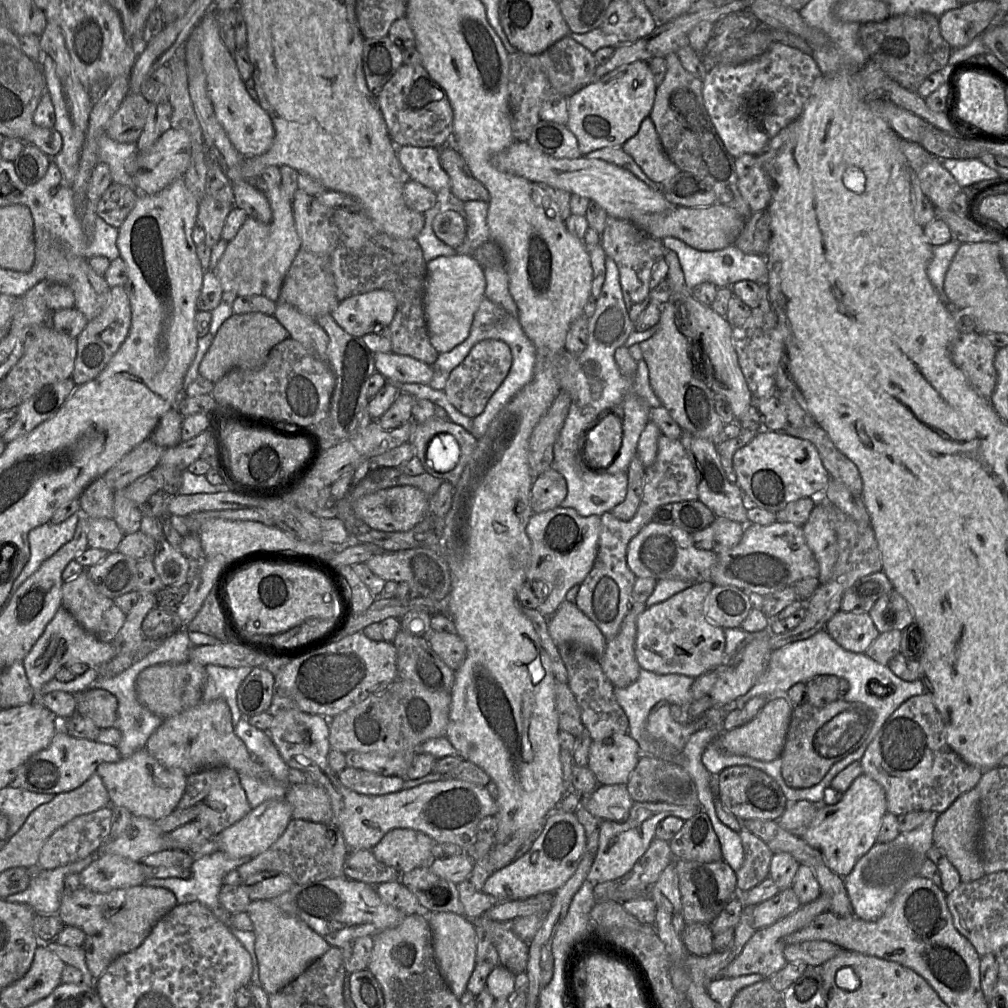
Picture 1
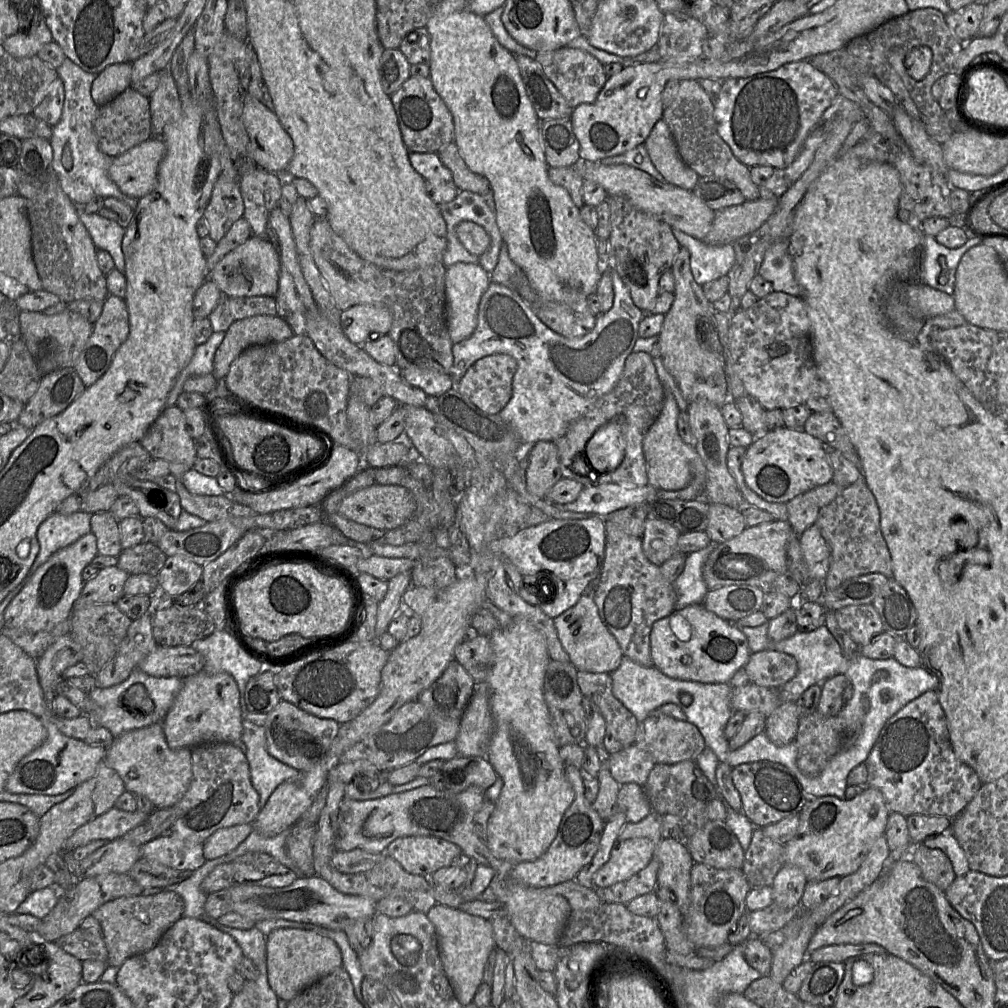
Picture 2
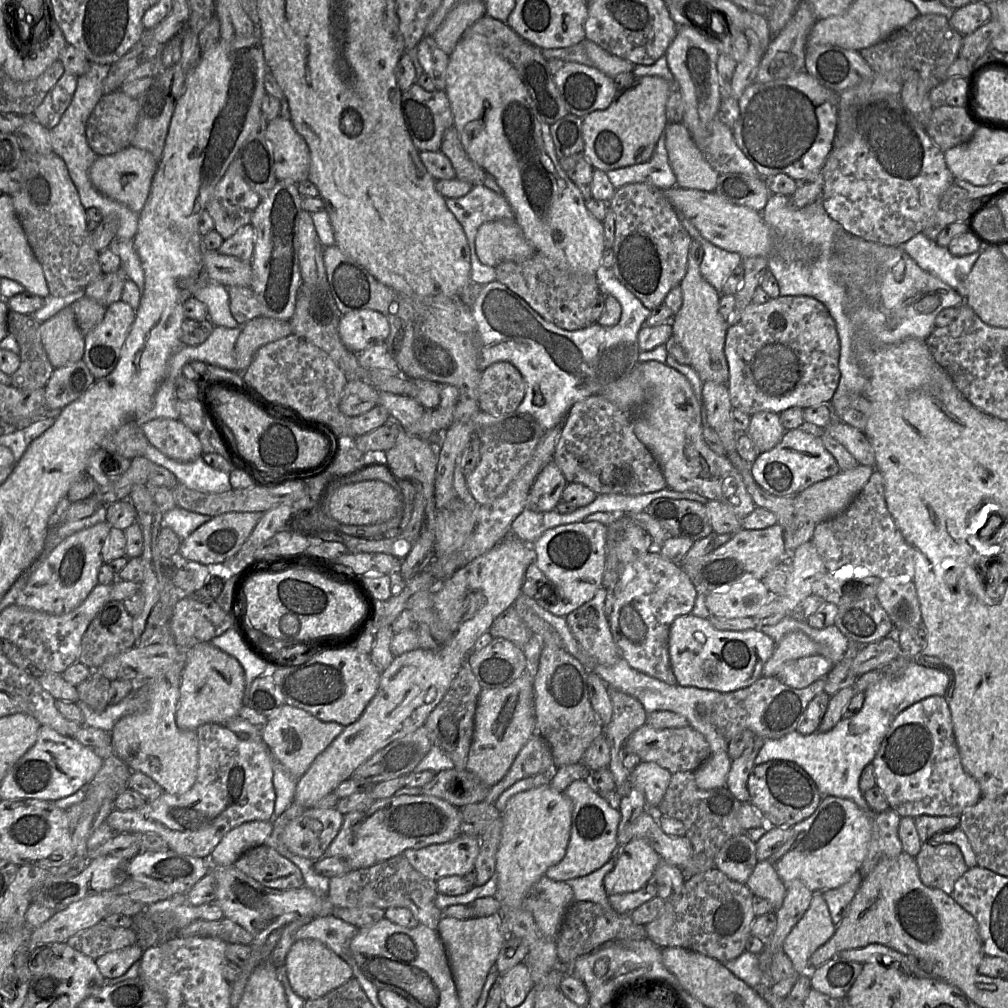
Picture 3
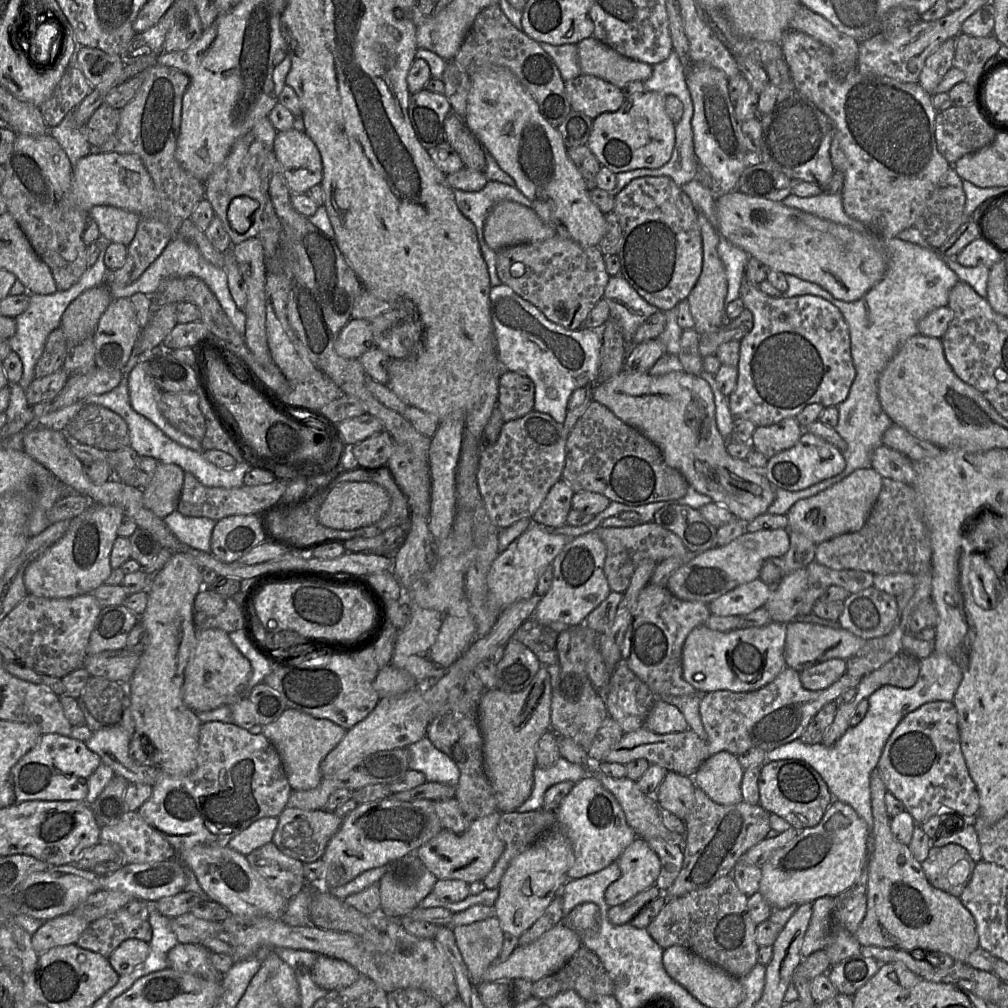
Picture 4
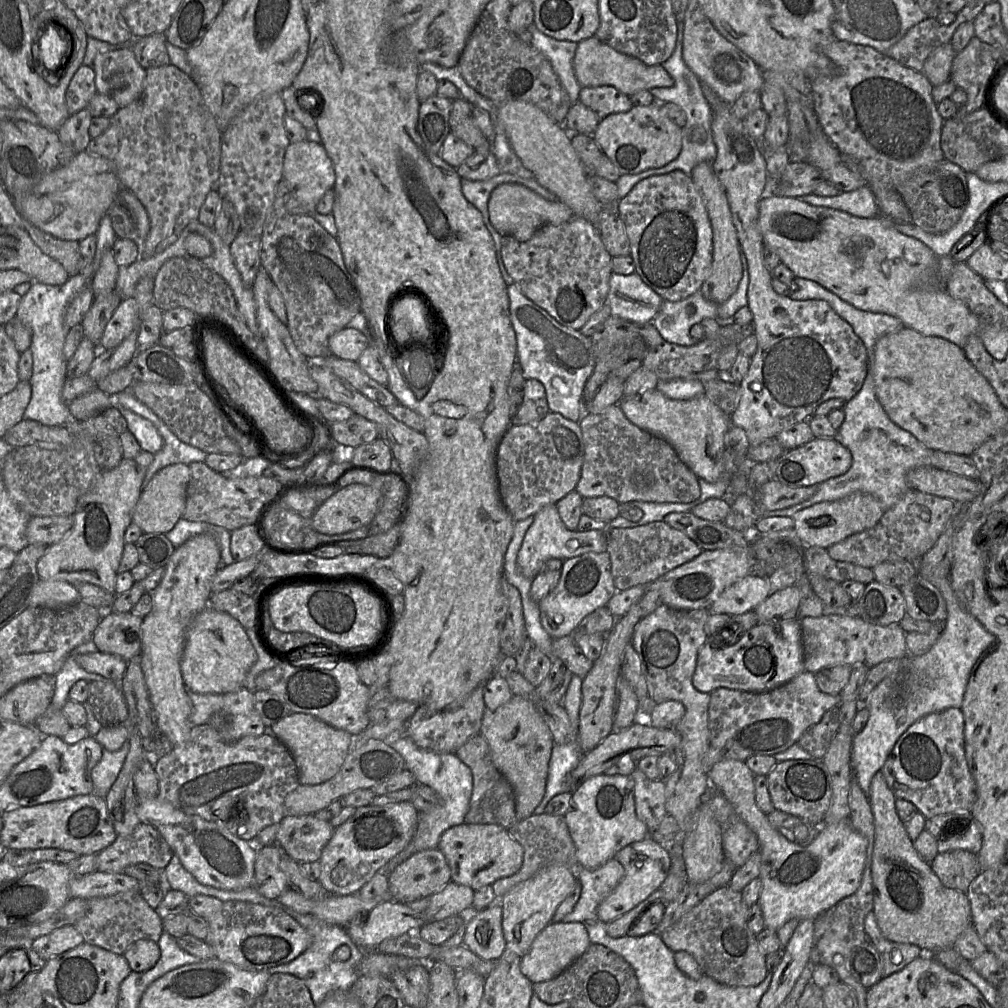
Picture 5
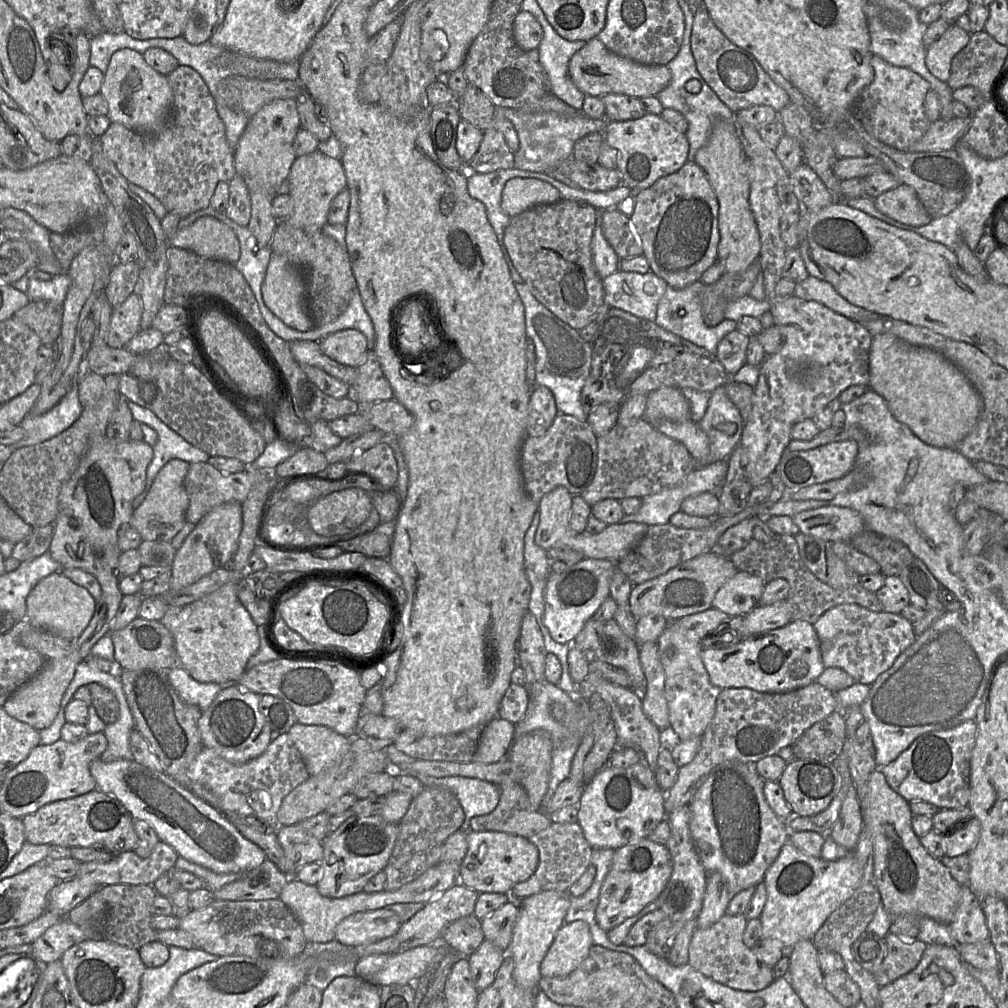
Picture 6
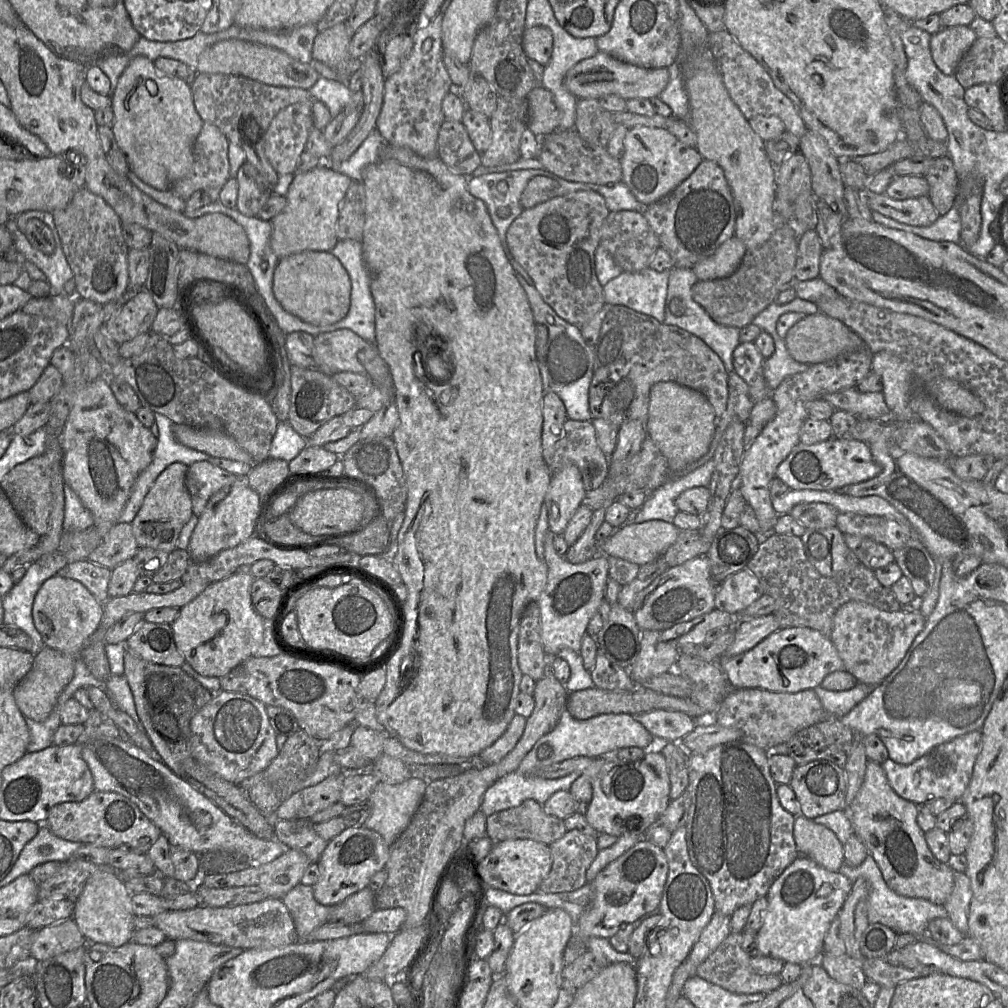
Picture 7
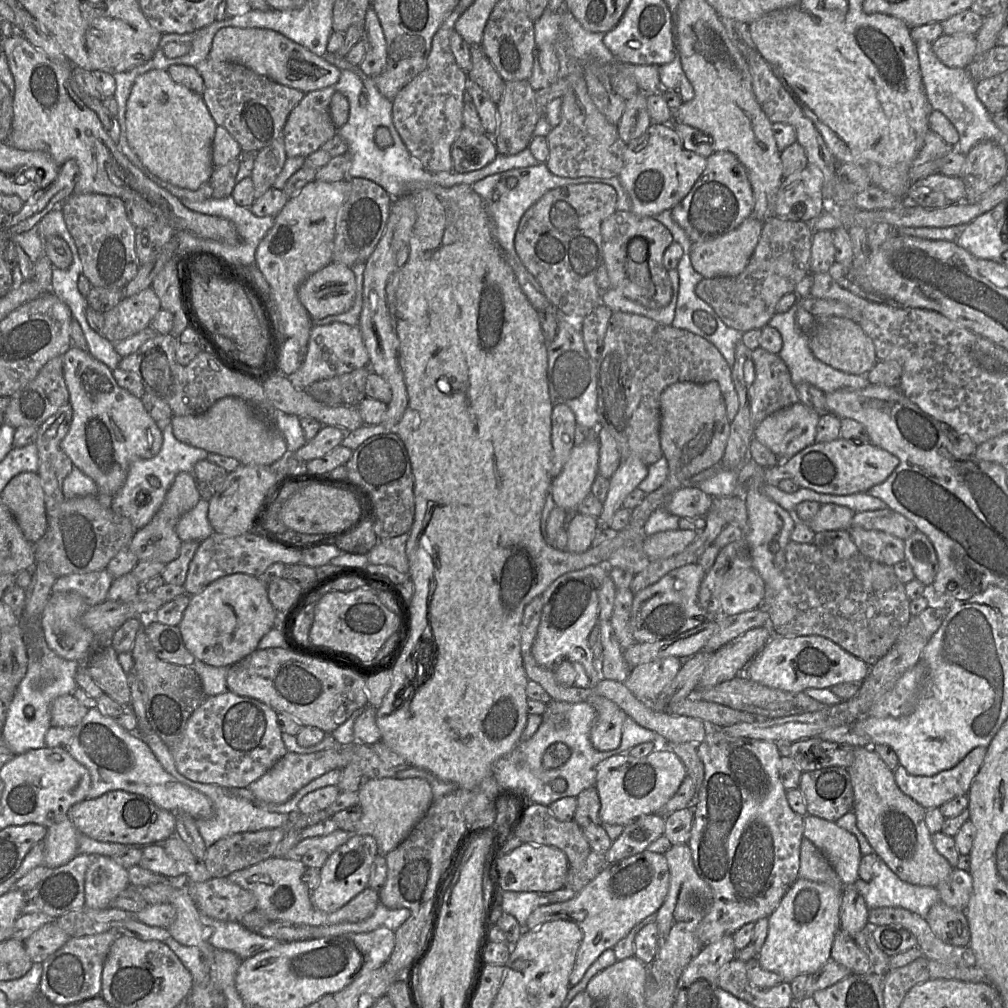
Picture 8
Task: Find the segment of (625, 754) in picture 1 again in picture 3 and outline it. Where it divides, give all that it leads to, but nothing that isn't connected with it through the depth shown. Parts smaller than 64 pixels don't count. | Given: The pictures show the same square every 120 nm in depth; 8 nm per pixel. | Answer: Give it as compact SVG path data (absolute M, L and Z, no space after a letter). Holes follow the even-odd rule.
M641 761L628 772L630 787L639 790L650 807L656 807L662 801L669 785L672 773L654 762Z

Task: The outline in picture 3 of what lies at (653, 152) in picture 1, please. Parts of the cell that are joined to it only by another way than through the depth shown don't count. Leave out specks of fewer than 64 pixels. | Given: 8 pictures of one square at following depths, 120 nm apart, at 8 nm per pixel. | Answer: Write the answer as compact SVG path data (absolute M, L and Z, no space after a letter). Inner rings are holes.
M669 122L663 135L665 137L669 164L677 179L676 186L697 189L704 192L714 192L719 173L707 162L686 126L682 123Z

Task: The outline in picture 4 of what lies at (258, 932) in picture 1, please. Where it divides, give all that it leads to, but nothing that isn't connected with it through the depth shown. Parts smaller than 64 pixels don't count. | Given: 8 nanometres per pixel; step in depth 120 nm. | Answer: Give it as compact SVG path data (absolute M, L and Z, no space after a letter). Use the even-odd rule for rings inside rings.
M319 955L311 968L311 976L319 987L334 991L351 985L360 974L344 960Z

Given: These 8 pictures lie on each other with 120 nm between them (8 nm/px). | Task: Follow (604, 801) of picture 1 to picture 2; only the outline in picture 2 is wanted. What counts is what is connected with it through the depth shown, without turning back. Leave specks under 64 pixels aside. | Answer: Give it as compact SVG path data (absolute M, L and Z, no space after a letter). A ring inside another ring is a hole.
M634 783L620 785L617 810L625 814L627 823L639 822L653 811L643 788Z

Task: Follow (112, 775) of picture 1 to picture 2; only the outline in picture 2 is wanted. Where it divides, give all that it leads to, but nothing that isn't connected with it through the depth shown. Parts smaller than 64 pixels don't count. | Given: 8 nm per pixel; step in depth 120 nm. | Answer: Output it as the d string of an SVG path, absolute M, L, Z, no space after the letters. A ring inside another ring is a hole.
M163 723L132 730L114 739L108 748L104 762L115 770L123 780L126 791L150 800L155 809L170 808L178 803L187 792L192 779L192 748L171 749L163 731Z

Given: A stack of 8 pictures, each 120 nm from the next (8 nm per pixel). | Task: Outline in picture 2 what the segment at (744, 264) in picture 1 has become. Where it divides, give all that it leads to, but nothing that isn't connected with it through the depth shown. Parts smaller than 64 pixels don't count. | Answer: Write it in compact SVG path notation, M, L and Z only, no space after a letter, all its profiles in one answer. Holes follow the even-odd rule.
M672 229L680 246L690 253L691 271L700 286L728 275L736 260L731 244L711 246L679 229ZM788 239L774 243L766 251L758 275L771 283L773 292L803 299L803 290L794 275Z

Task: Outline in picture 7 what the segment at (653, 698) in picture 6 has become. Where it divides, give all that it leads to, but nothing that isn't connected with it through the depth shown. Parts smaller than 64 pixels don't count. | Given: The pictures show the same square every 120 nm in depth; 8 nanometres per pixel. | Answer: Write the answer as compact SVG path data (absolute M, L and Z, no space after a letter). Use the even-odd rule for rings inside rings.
M653 710L633 715L654 738L678 743L697 726L696 720L679 711Z

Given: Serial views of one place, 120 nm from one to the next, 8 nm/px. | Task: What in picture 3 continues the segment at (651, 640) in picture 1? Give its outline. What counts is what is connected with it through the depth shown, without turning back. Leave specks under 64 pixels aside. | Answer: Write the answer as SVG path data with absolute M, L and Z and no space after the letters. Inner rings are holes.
M687 614L677 617L669 629L668 650L673 673L680 685L694 685L728 692L753 684L762 677L765 662L771 657L777 643L758 628L745 630L721 630L716 628L709 617Z

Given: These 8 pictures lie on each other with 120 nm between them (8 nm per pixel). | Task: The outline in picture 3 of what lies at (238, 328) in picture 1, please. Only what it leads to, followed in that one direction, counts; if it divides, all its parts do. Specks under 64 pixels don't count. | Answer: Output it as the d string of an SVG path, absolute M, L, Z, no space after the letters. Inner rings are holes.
M264 316L256 317L241 326L234 353L237 371L243 372L262 346L293 334L290 321Z

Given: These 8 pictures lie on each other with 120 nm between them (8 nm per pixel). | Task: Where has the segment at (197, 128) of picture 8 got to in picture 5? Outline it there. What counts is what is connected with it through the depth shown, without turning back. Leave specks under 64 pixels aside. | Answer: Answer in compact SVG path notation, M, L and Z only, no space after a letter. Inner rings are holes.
M120 48L113 51L99 53L91 66L95 72L95 87L99 94L114 99L120 108L136 101L142 94L146 69L135 58L131 48Z

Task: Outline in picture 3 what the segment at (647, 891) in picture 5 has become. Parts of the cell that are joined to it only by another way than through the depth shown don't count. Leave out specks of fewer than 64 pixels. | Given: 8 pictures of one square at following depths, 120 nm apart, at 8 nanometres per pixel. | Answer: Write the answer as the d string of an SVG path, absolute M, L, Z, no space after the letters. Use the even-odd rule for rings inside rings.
M632 839L621 849L613 870L604 877L606 894L610 896L638 891L653 879L660 861L647 840Z

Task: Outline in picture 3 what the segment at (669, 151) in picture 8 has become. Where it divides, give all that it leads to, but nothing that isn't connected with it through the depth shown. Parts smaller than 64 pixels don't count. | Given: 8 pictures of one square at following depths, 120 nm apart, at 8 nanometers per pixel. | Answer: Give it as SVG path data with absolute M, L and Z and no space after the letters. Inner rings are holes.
M635 77L632 85L621 90L608 108L596 110L583 117L582 153L594 169L607 172L650 161L669 123L666 104L673 87L661 77Z

